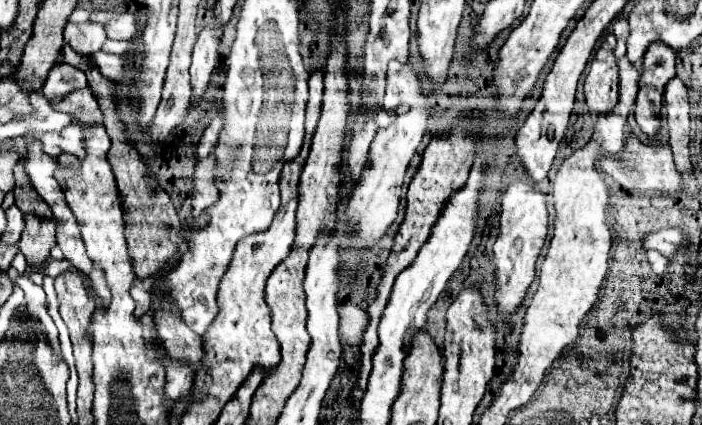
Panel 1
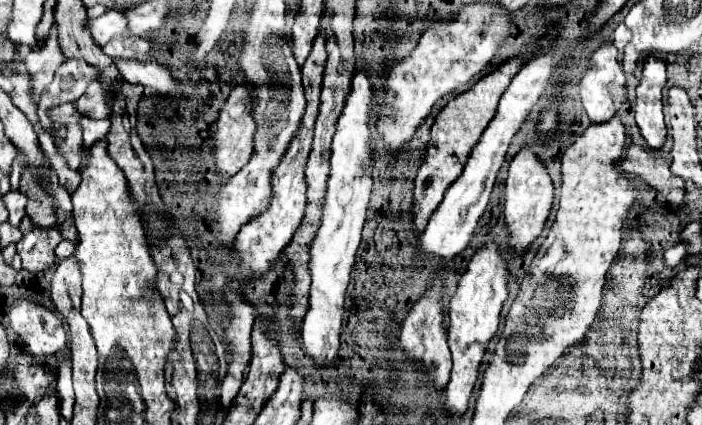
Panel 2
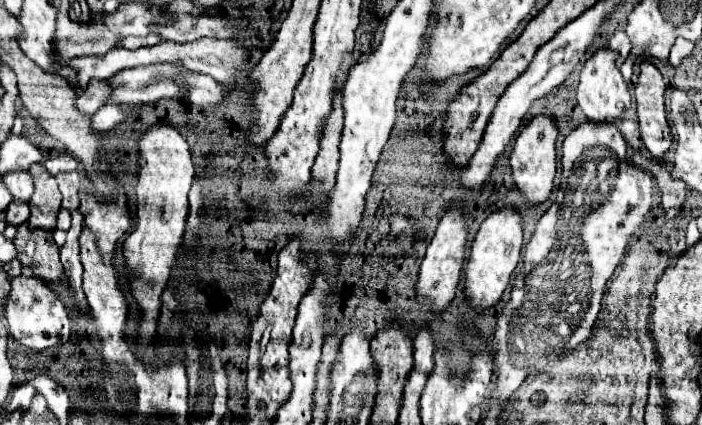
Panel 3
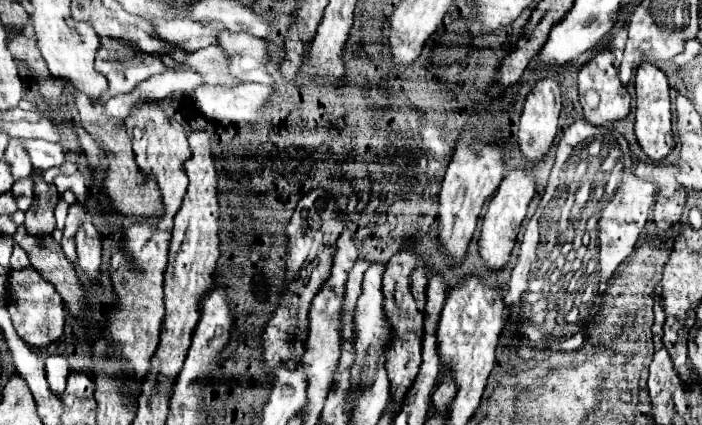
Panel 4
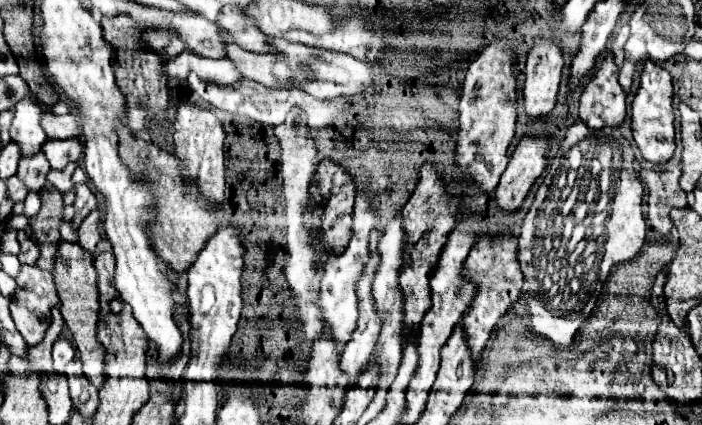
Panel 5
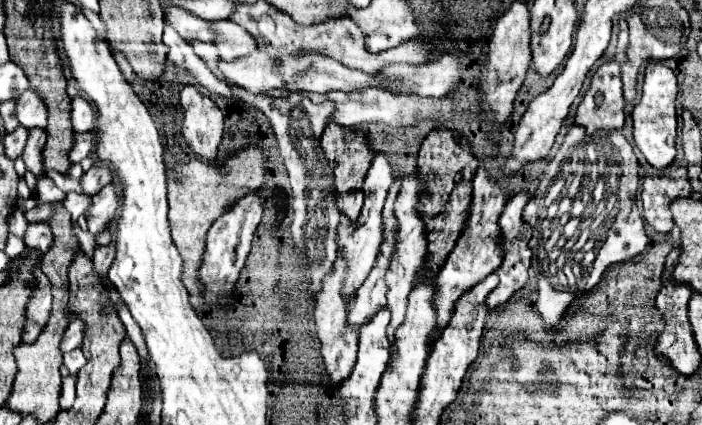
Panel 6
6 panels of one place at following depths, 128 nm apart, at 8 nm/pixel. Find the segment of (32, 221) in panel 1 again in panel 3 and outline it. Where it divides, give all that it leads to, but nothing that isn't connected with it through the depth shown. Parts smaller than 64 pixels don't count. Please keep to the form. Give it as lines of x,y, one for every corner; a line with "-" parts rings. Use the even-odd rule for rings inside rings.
28,224
18,226
14,244
18,248
18,260
34,272
34,276
58,282
64,276
64,266
60,264
60,248
56,246
52,232
30,230

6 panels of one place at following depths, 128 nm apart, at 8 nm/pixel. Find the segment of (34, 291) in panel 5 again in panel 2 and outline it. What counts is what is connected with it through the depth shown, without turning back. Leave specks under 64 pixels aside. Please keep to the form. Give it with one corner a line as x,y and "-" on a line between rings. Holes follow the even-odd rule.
16,298
6,310
6,316
10,320
10,328
18,334
24,348
34,356
56,354
68,344
62,318
54,310
30,298

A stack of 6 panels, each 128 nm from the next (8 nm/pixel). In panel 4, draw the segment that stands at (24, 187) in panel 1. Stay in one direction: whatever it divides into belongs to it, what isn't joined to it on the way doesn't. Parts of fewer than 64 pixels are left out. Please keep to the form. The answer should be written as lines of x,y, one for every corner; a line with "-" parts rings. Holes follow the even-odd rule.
40,174
34,176
34,204
26,210
26,230
32,236
48,236
56,228
54,208
58,204
58,190
54,184
46,184

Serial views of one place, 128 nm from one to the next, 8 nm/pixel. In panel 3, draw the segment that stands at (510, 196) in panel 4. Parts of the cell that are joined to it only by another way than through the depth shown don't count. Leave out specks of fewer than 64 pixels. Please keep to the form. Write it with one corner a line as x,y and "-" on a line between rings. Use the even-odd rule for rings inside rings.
506,204
502,208
494,208
488,218
480,224
480,230
472,242
472,252
466,266
466,284
464,292
474,304
476,310
494,306
502,292
506,290
510,276
520,260
522,248
522,214
514,204

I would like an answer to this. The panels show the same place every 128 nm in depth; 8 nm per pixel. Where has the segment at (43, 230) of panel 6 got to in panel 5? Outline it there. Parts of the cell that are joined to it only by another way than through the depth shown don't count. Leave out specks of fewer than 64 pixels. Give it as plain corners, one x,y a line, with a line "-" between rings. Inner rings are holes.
24,232
18,234
18,240
20,240
20,246
22,246
22,250
18,254
20,262
22,264
36,264
38,254
40,254
40,250
36,248
36,240
32,240
32,236
28,236

